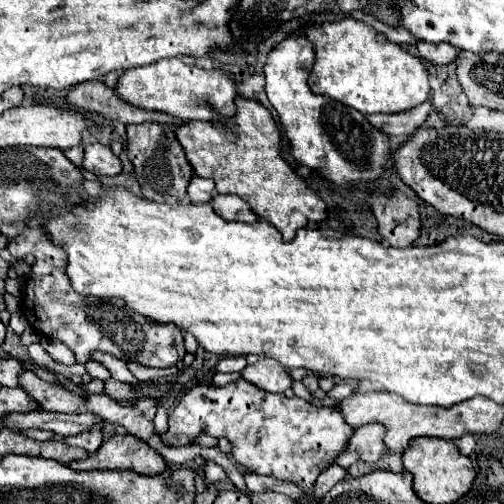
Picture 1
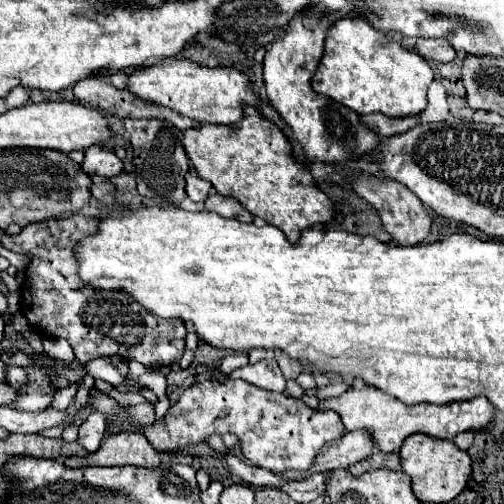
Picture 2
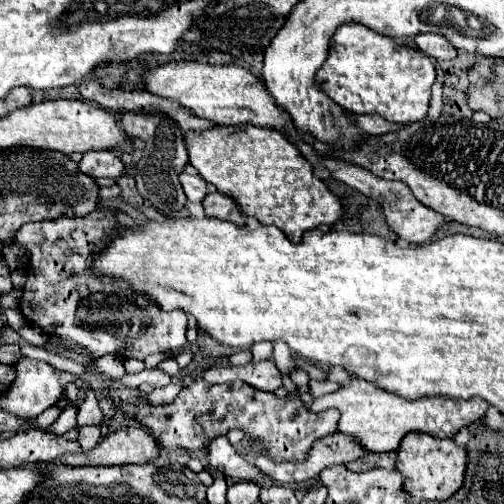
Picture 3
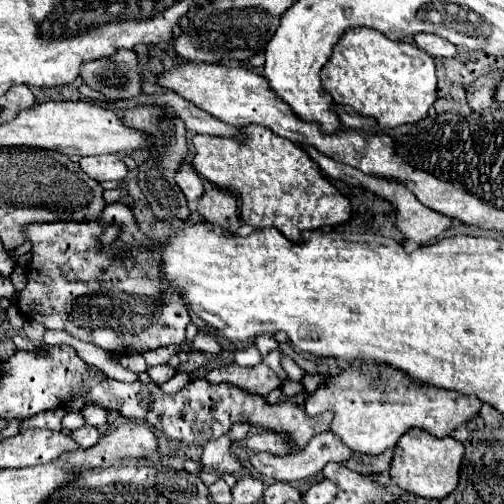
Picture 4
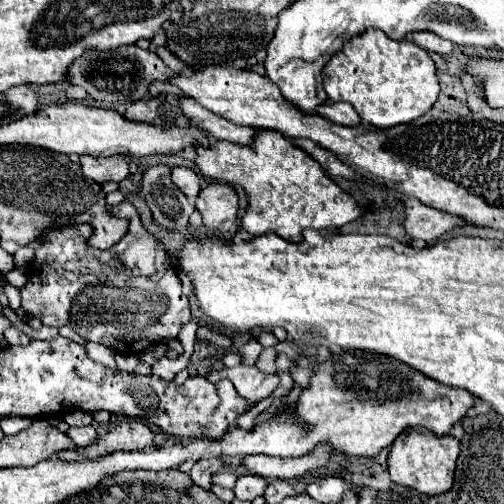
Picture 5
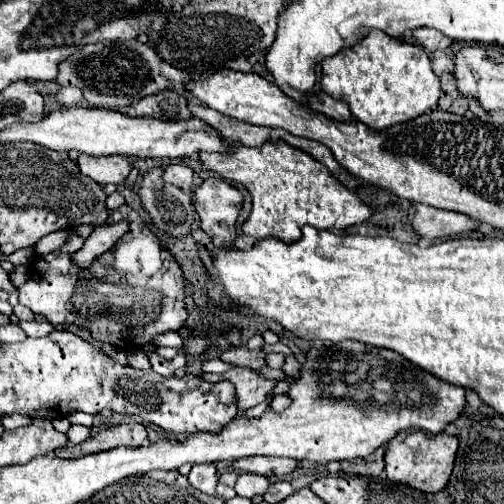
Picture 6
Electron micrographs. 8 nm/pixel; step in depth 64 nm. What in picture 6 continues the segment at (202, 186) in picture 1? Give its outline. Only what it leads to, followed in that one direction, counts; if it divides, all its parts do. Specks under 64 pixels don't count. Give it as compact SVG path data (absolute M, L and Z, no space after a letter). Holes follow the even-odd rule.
M172 164L172 166L166 166L164 170L164 180L178 186L180 190L184 190L188 196L194 196L196 192L196 184L194 184L194 172L192 168L188 166L182 166L182 164Z

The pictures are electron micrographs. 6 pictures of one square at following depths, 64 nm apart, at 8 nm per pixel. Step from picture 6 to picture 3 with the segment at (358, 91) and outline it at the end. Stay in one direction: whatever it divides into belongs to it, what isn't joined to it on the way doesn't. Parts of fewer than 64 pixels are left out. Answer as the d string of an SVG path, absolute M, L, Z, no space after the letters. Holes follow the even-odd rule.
M356 22L342 24L334 32L334 36L330 40L328 58L322 64L322 68L316 72L316 86L342 108L346 108L354 114L374 114L376 112L390 122L402 122L402 124L412 124L426 116L428 106L430 106L428 104L430 86L434 84L434 80L436 80L436 72L434 72L434 64L428 56L424 56L422 52L412 50L408 46L400 46L392 38L382 36L382 34L370 30L368 26L362 26Z

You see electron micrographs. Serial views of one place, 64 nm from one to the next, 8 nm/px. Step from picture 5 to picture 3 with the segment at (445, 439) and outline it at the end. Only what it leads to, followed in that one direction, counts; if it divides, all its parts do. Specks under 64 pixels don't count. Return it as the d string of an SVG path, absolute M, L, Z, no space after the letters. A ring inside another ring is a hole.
M410 432L404 436L398 448L396 470L404 476L406 492L416 500L448 500L464 484L464 472L468 466L468 454L464 448L456 446L454 440L440 440L422 432Z

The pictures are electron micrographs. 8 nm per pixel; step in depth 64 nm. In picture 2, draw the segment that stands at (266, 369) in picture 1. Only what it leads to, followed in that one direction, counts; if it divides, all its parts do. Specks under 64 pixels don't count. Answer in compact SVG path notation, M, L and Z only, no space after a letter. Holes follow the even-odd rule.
M266 358L256 364L242 366L242 368L234 370L230 374L230 378L242 378L258 388L264 388L264 390L274 390L274 392L286 390L286 378L282 376L278 362L274 358Z

